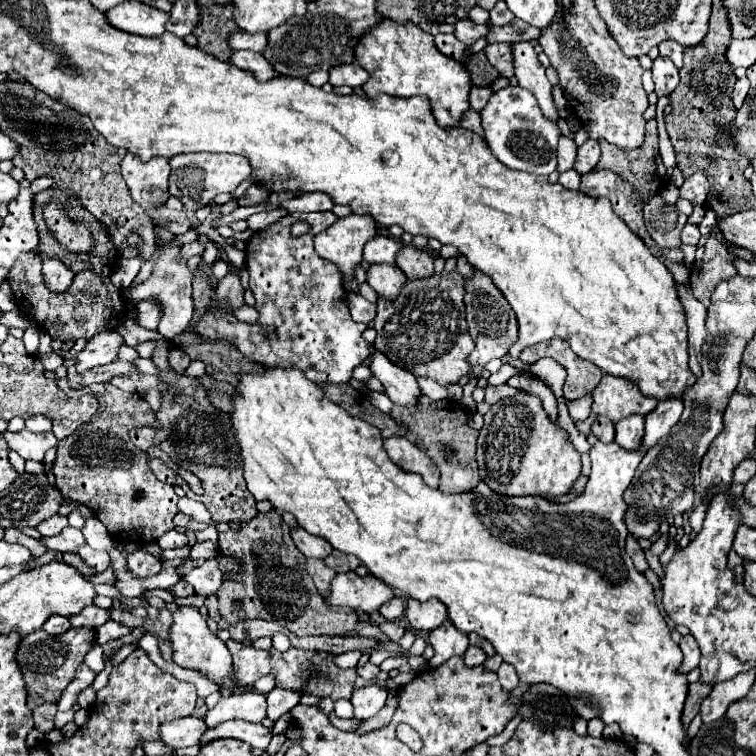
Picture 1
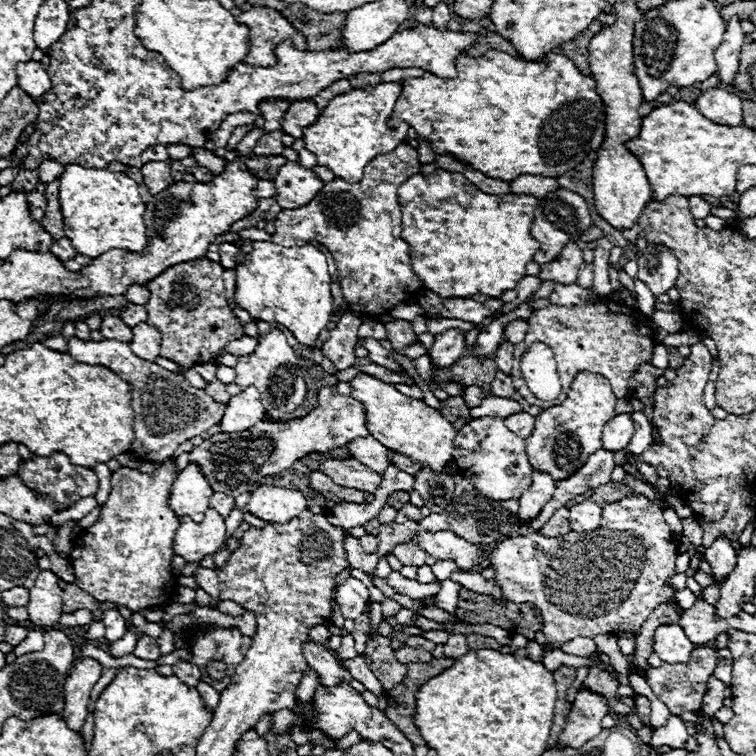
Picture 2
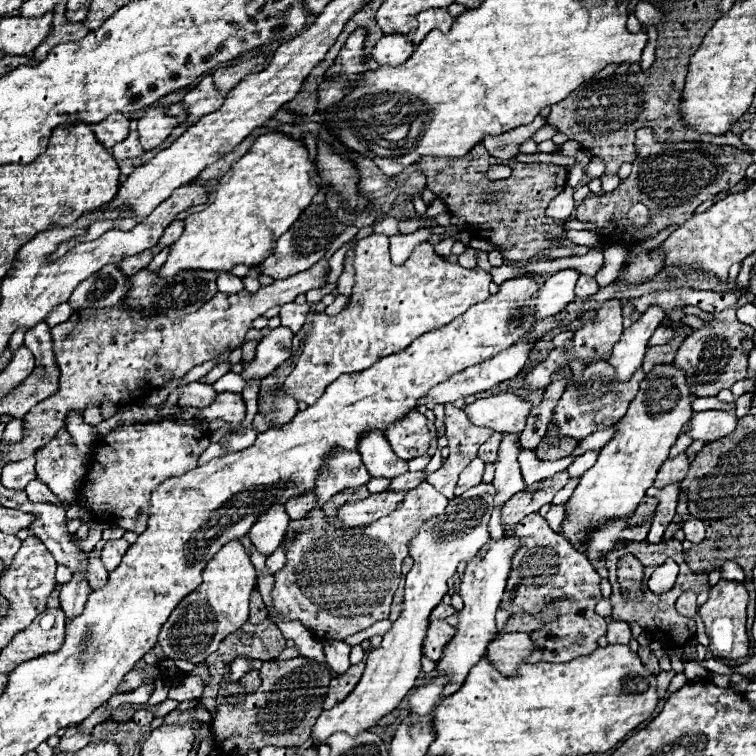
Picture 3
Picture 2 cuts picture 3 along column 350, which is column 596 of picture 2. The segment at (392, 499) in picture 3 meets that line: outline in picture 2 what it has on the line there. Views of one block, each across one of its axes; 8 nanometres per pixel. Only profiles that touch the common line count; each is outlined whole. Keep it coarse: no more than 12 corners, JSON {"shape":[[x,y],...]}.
{"shape":[[596,502],[570,508],[574,532],[596,530],[602,508]]}

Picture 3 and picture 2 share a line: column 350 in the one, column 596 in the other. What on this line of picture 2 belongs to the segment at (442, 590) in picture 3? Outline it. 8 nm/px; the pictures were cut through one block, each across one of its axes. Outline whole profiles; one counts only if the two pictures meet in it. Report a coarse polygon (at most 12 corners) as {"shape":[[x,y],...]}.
{"shape":[[578,690],[558,742],[580,748],[602,730],[608,700]]}

